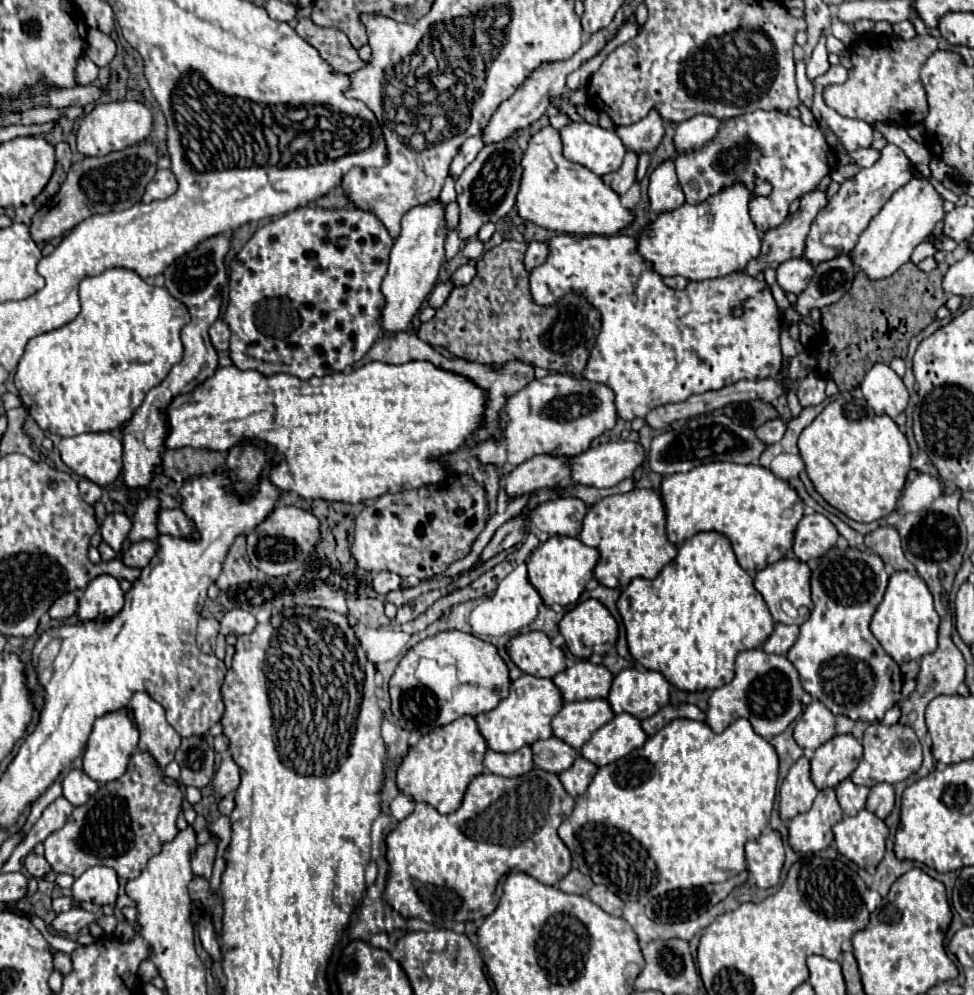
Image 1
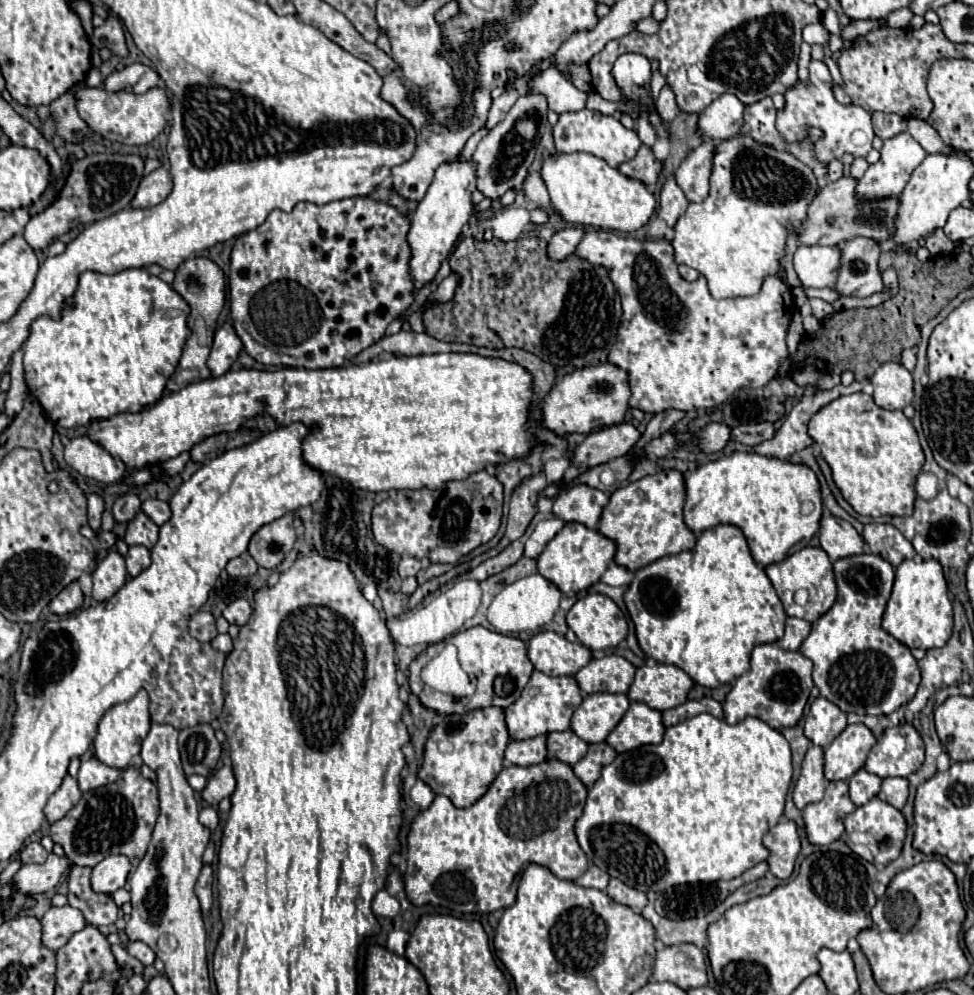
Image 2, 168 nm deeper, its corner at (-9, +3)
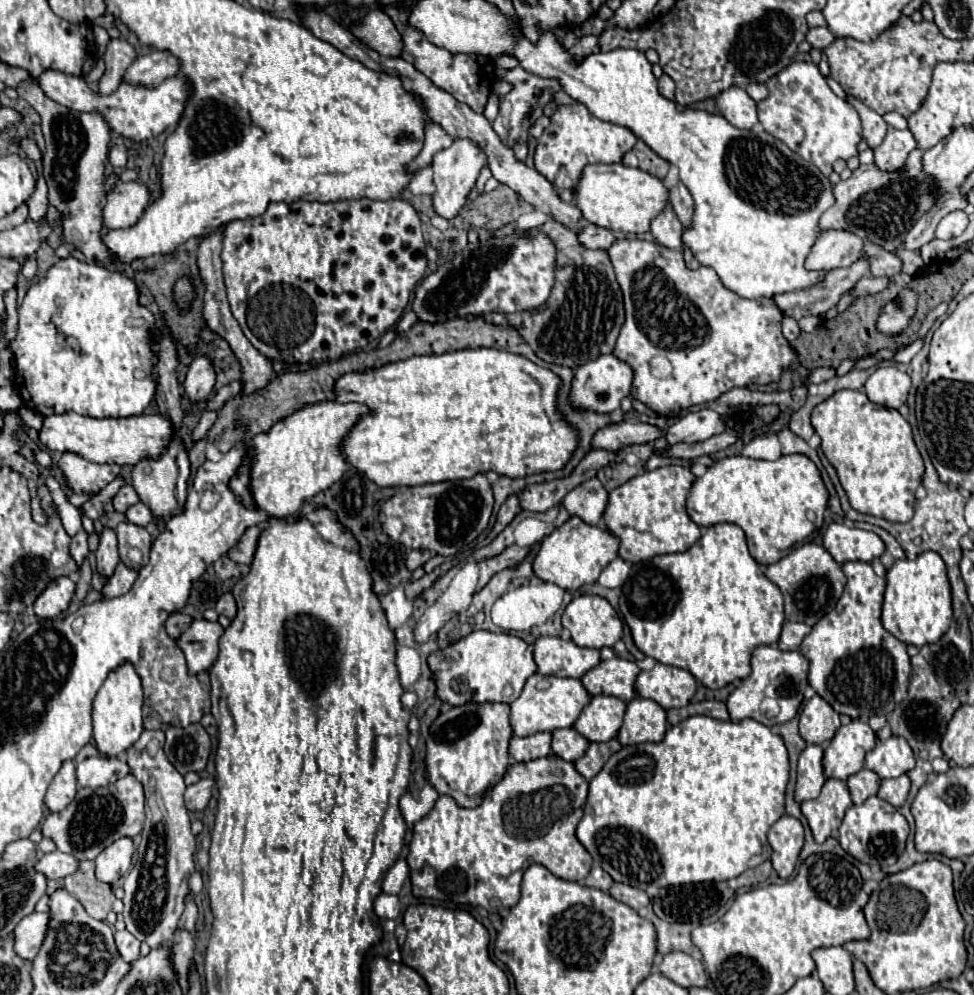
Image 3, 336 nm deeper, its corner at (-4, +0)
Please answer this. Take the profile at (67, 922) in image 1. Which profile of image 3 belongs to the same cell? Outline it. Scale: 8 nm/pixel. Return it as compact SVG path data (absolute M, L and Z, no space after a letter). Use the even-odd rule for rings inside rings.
M33 912L29 916L25 916L17 928L15 928L15 952L21 956L21 958L27 958L27 960L33 960L37 956L37 952L41 950L41 942L45 940L45 930L49 928L49 912Z

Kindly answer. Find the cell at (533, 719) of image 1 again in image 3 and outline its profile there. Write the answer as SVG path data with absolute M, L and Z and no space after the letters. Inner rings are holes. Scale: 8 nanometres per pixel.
M533 674L521 692L521 696L511 704L511 728L513 734L523 738L531 736L537 732L555 732L559 728L569 728L581 714L581 710L589 702L589 692L583 688L579 680L573 678L559 678L559 676L543 676L543 674Z

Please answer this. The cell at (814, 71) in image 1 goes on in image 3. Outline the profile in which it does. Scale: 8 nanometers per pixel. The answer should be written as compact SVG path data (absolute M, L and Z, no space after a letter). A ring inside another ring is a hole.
M847 96L847 102L853 104L853 106L857 106L857 110L859 110L859 116L861 116L861 122L863 122L863 138L867 140L867 144L871 148L877 148L883 142L885 134L887 134L887 122L883 120L881 114L869 110L857 98Z

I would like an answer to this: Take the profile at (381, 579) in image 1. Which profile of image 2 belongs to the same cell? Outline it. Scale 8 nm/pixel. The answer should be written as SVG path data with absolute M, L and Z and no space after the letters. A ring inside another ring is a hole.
M402 557L400 565L398 565L398 573L400 573L402 579L406 579L406 577L410 577L410 575L416 575L416 573L420 571L420 567L422 567L420 559L414 559L414 557Z

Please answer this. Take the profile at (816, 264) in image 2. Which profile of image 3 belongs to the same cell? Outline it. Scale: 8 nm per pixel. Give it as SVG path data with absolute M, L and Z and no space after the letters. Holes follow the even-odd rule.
M827 230L819 234L817 242L813 244L805 266L807 270L821 270L829 272L835 268L845 268L861 258L863 240L851 232L843 230Z

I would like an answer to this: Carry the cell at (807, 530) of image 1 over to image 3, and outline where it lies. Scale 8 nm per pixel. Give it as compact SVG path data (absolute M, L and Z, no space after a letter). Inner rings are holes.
M837 522L827 526L823 534L823 546L839 564L849 560L871 562L873 558L879 558L885 550L885 544L877 534L859 528L849 528Z

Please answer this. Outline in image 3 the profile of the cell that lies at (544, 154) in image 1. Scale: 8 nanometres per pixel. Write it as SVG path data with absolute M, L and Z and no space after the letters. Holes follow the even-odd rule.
M589 164L583 168L573 190L575 206L583 218L595 226L641 234L650 230L651 220L665 208L669 192L663 182L639 168L623 164Z

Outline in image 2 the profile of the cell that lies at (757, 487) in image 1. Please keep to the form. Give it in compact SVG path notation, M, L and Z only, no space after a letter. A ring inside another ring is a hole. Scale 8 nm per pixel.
M736 451L728 457L720 457L716 461L710 461L702 467L698 467L692 475L686 477L686 505L684 505L684 521L694 533L702 533L706 529L712 529L722 523L736 525L744 531L752 557L760 565L770 565L776 561L786 559L798 545L804 547L806 541L814 537L814 533L820 527L820 515L822 515L822 497L820 497L820 483L816 479L816 473L802 463L782 461L776 457L764 457L758 453L742 453ZM804 501L814 503L814 513L802 515L800 505Z

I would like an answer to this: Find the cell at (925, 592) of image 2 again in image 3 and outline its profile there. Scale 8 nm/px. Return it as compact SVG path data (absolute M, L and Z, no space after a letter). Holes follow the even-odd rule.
M923 552L915 560L897 560L887 572L887 590L883 602L883 628L905 644L917 648L939 642L949 630L951 612L951 590L947 580L945 562L937 552Z

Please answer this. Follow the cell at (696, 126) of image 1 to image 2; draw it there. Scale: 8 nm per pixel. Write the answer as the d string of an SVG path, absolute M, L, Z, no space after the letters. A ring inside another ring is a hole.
M724 93L714 99L706 111L700 113L698 129L702 135L710 135L716 139L728 139L740 133L744 125L744 109L746 105L732 93Z

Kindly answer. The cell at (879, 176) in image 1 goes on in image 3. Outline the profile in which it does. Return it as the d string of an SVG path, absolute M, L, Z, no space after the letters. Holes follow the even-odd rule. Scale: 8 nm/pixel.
M887 130L885 140L875 148L875 166L881 172L897 172L905 166L909 154L917 148L917 142L909 130Z

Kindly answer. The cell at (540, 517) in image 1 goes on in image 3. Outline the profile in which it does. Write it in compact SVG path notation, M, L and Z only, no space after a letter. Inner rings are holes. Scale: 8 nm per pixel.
M591 478L567 492L561 504L569 516L579 516L585 524L597 526L607 506L607 490L597 478Z

